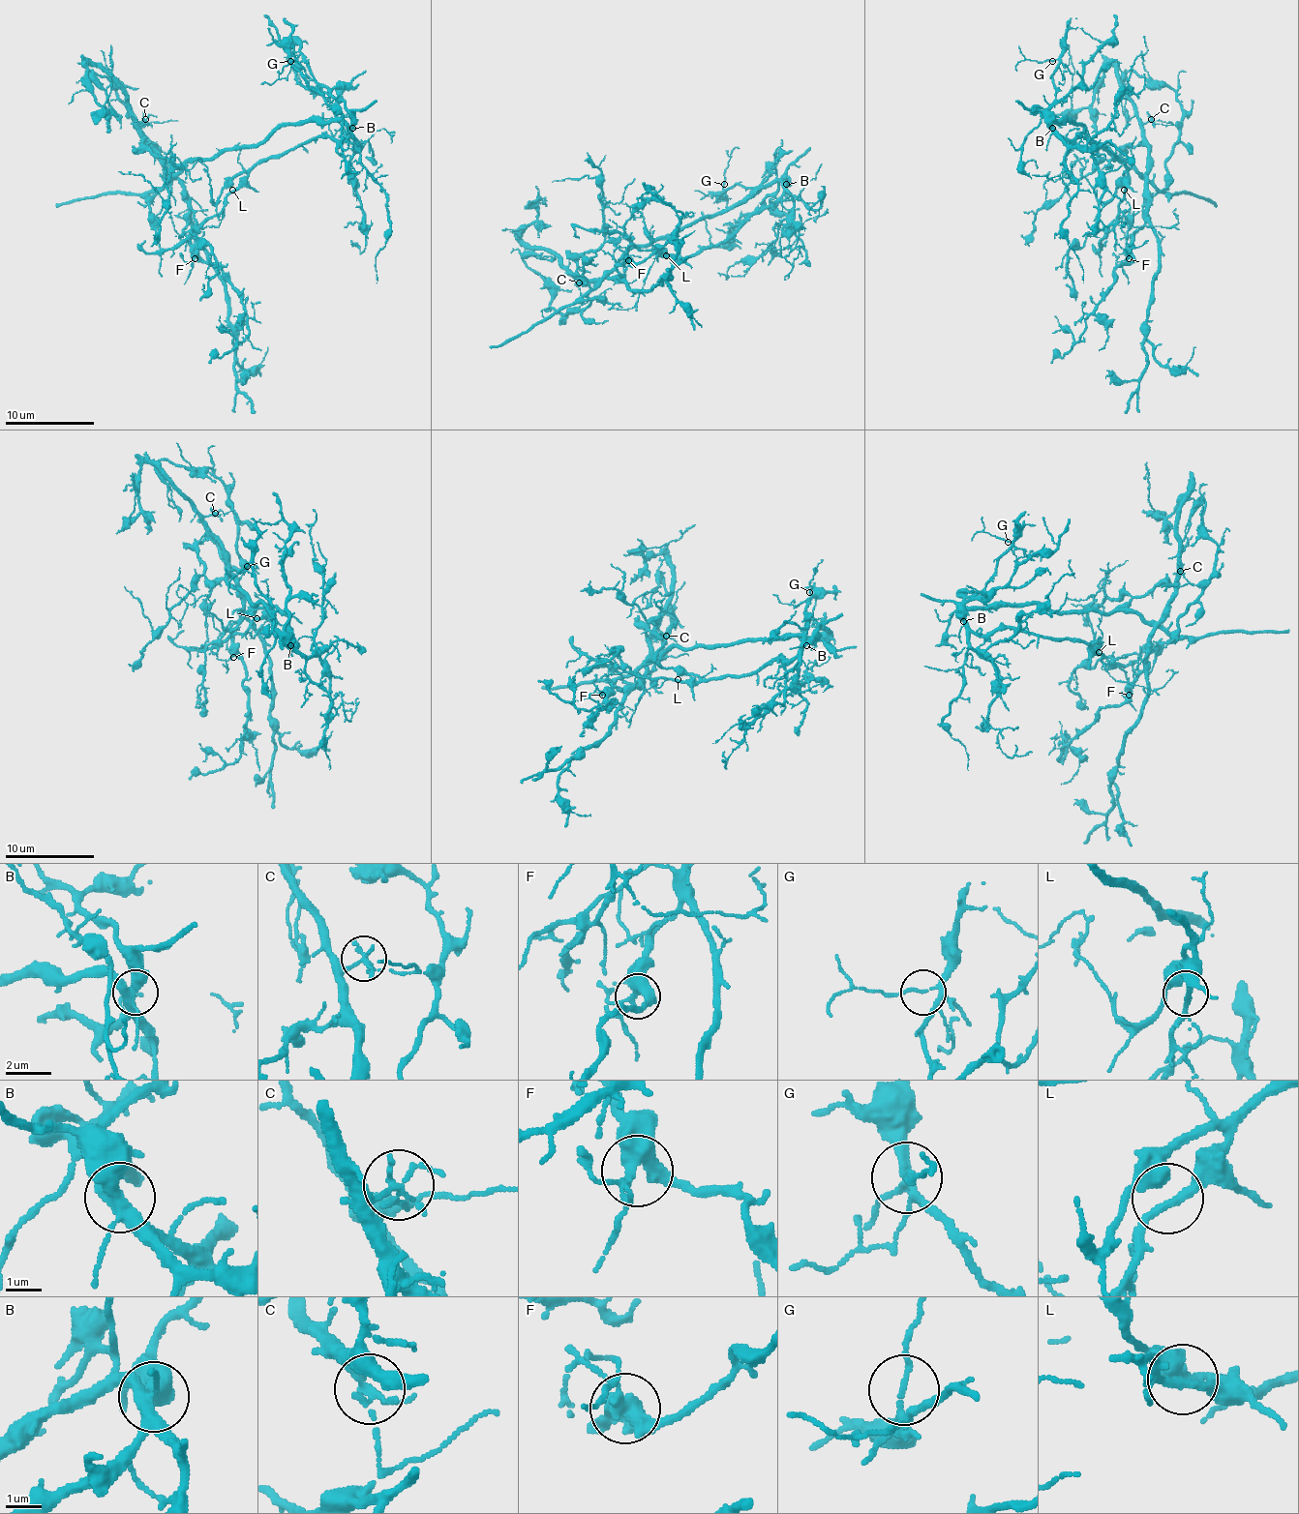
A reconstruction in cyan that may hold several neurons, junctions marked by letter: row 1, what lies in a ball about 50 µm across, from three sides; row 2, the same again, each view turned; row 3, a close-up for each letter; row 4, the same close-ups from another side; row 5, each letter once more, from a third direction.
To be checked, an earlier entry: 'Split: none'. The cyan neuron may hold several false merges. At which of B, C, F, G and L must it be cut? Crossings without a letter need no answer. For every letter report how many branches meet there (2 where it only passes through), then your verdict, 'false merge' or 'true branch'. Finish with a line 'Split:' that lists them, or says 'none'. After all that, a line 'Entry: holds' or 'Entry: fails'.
B: 4 | true branch
C: 3 | false merge
F: 4 | true branch
G: 3 | true branch
L: 2 | true branch
Split: C
Entry: fails

